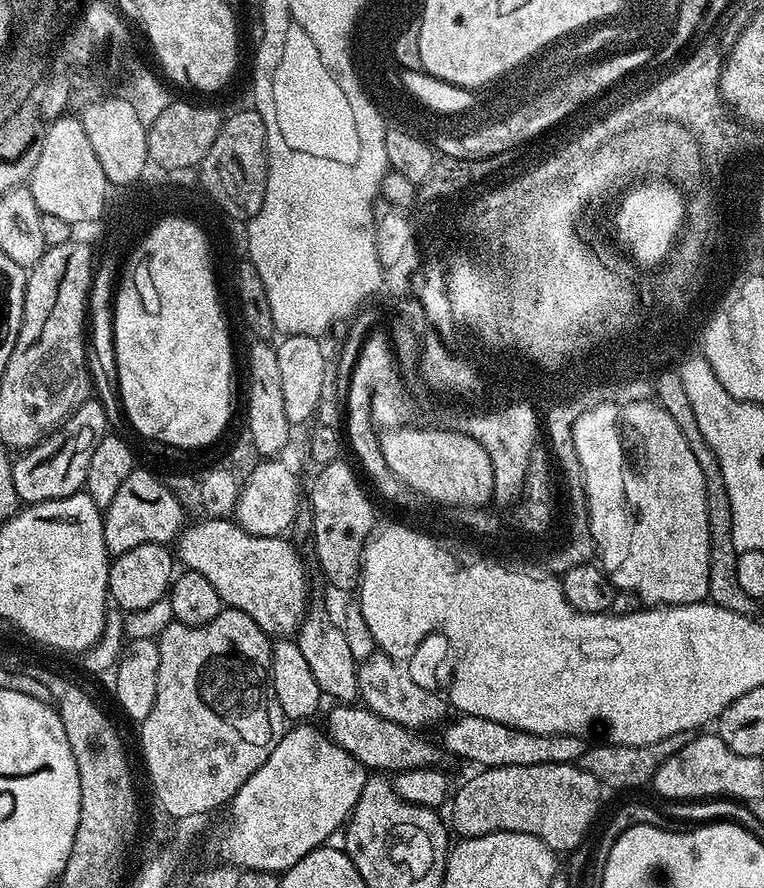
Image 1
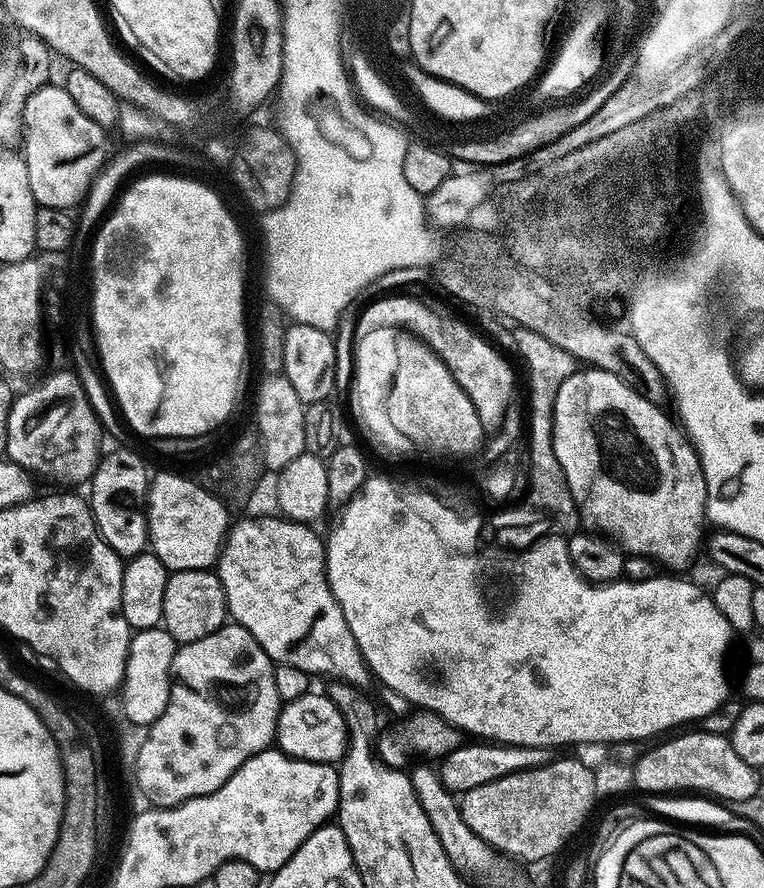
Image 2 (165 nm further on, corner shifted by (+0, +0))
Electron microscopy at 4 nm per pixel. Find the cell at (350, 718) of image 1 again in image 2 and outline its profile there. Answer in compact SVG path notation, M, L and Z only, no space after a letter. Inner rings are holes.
M310 690L305 696L287 701L281 707L274 744L279 751L296 760L336 766L348 753L346 722L327 694L320 693L319 696L316 690Z

